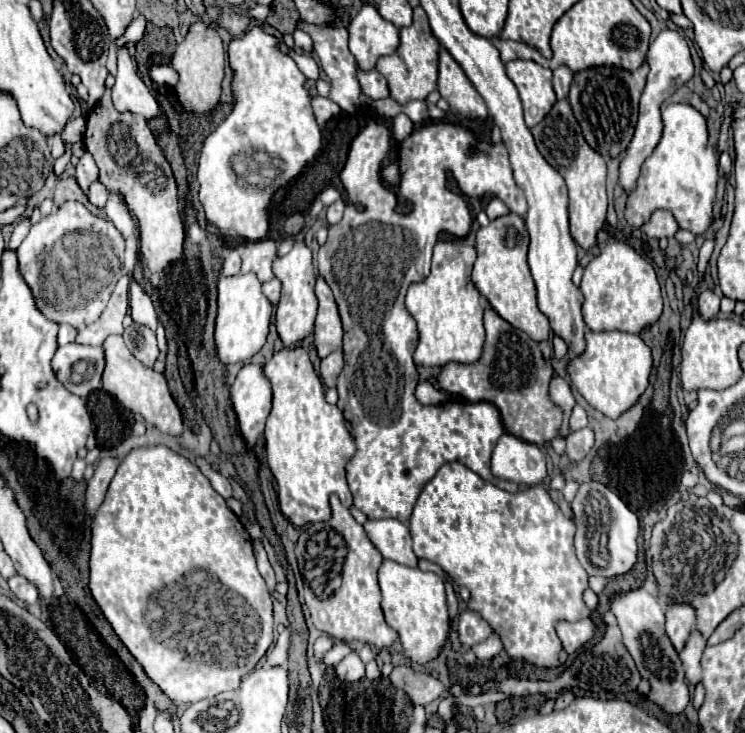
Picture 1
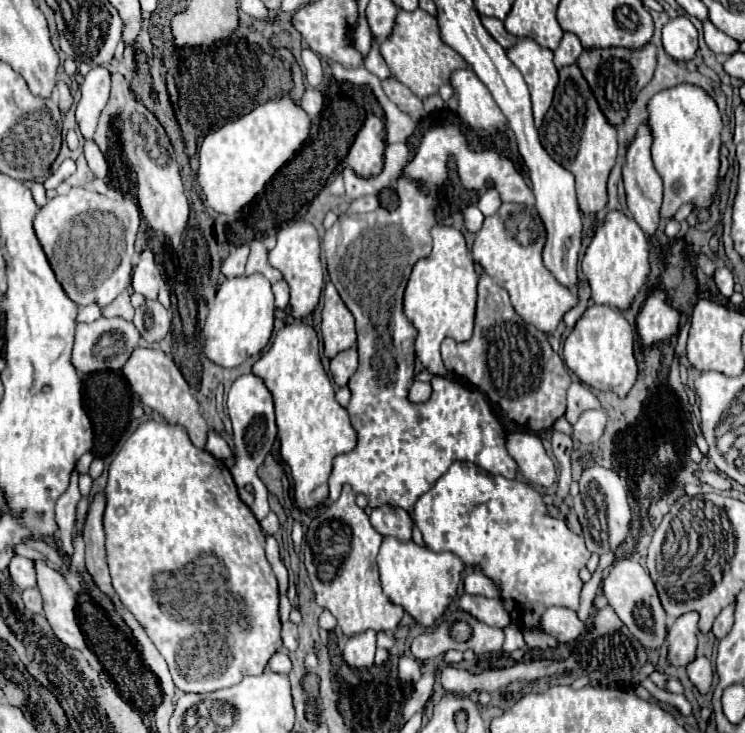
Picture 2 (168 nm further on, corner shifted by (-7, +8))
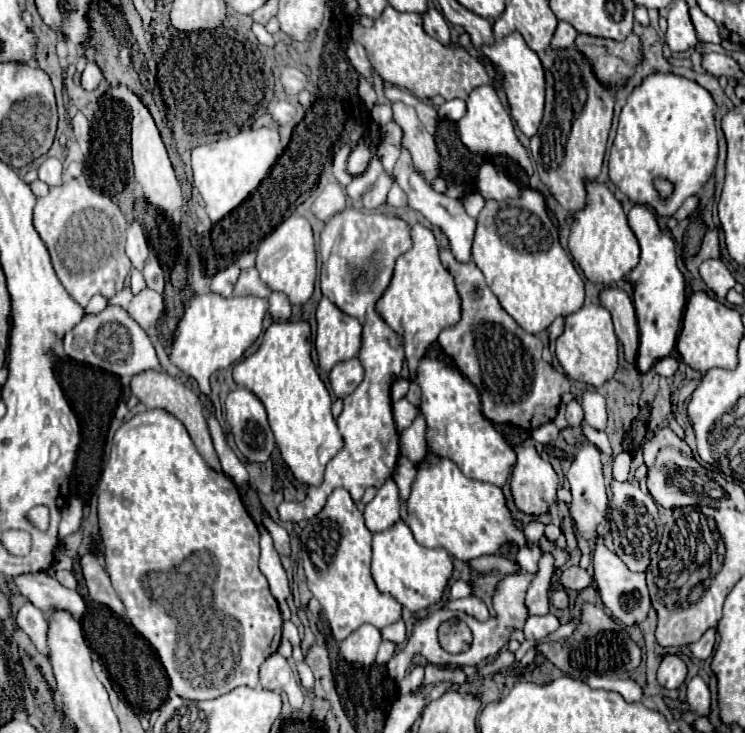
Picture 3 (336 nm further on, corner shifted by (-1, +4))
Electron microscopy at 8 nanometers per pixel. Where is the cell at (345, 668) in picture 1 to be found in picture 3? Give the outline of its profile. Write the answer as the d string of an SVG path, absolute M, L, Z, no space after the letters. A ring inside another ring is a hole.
M364 624L340 644L340 656L356 666L370 666L376 658L380 642L380 630L370 624Z

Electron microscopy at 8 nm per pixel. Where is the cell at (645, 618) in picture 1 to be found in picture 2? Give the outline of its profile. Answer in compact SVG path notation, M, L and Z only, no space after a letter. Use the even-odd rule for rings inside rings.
M620 558L610 566L606 578L602 580L602 590L608 604L614 608L618 618L628 626L628 630L640 640L644 648L660 648L666 640L666 612L660 604L656 586L646 568L642 568L636 560Z

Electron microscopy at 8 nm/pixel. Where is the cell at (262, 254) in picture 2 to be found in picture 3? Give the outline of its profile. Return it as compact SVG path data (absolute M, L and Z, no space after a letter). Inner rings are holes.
M246 268L242 270L236 286L234 286L234 294L236 296L244 296L244 294L254 294L254 296L262 296L268 298L270 296L270 288L262 282L260 274L256 268Z

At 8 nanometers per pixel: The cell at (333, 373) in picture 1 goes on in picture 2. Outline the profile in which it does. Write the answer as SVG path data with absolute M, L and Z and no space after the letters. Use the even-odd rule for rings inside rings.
M356 348L344 350L330 360L330 372L332 372L336 386L346 386L356 370L358 370L358 350Z

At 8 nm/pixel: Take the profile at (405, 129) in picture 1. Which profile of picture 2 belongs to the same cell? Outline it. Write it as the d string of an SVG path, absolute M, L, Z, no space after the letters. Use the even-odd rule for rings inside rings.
M422 8L414 12L398 10L390 36L380 44L380 54L386 60L392 76L404 86L408 86L422 100L432 94L438 94L438 88L442 84L450 84L450 76L454 70L470 68L456 50L452 50L448 44L442 42L438 20L432 18L428 12L424 12Z

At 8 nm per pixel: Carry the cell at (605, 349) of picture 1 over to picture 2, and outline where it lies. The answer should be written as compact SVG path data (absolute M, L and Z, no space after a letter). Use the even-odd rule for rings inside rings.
M592 304L584 310L564 342L562 358L582 384L604 392L614 392L620 398L628 394L638 376L638 366L634 360L634 330L624 316L610 306Z

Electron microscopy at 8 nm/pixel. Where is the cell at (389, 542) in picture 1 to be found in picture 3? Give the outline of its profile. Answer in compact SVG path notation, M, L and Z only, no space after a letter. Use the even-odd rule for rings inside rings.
M388 480L382 488L378 488L374 500L366 504L364 520L370 532L384 532L400 522L400 498L394 480Z

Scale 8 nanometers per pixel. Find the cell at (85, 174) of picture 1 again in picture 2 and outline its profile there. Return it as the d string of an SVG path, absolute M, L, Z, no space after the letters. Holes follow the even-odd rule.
M94 66L84 76L80 92L82 92L82 100L78 102L76 108L76 120L80 124L82 136L90 138L94 136L98 116L110 96L110 72L104 66Z

